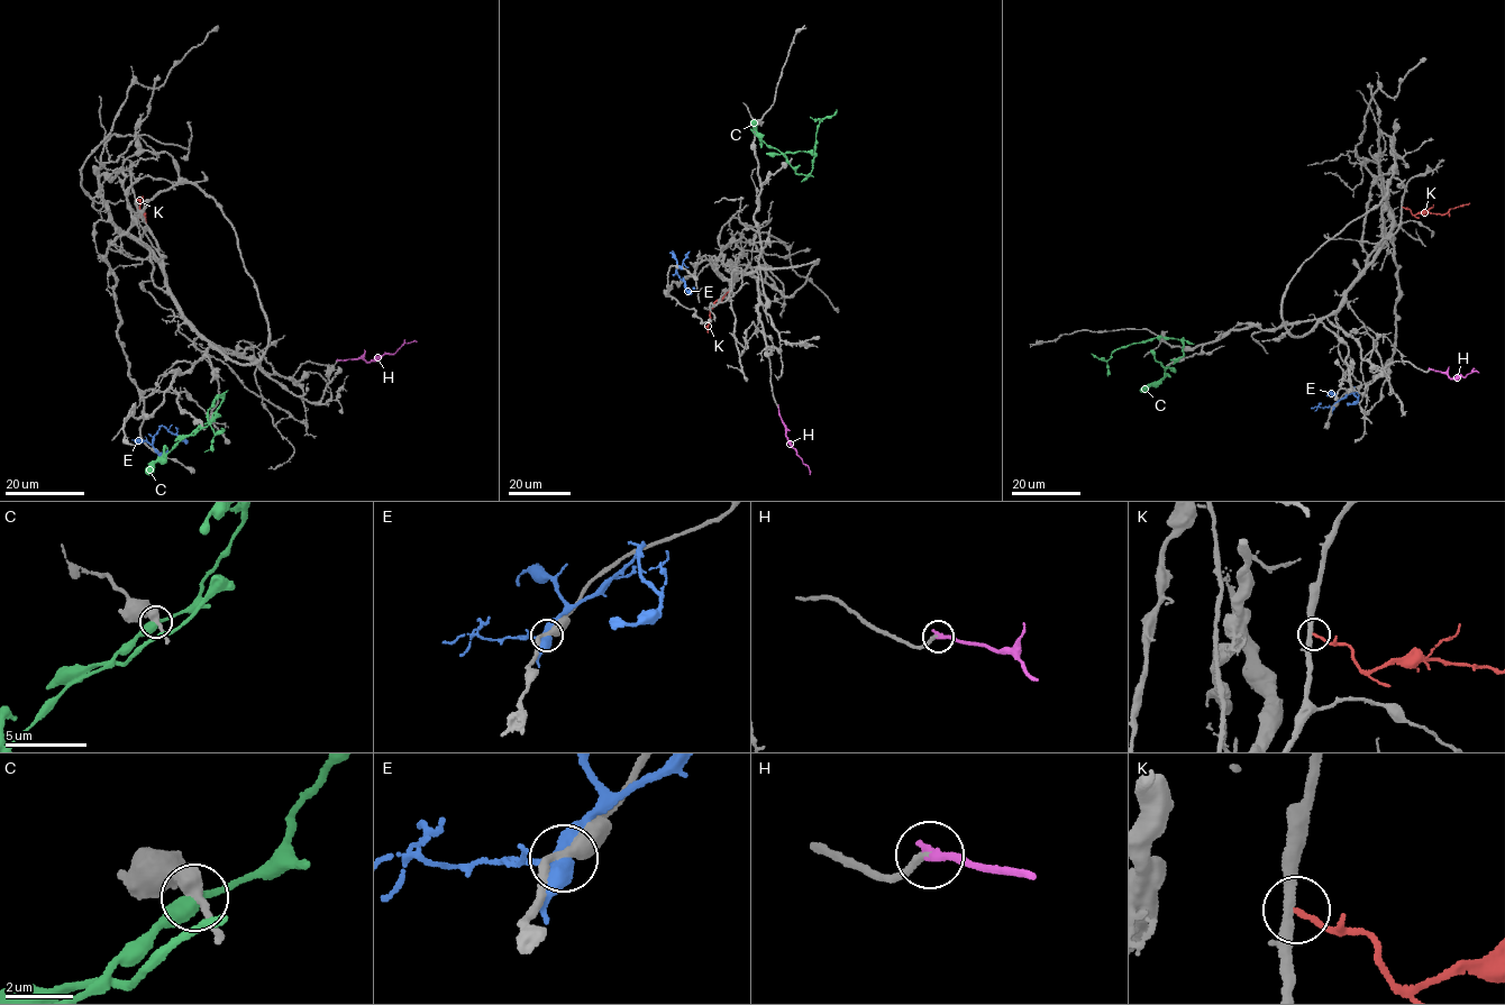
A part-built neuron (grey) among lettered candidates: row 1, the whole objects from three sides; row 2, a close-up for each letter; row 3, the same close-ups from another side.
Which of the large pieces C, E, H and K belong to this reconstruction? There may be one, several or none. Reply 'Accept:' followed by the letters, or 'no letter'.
Accept: H

